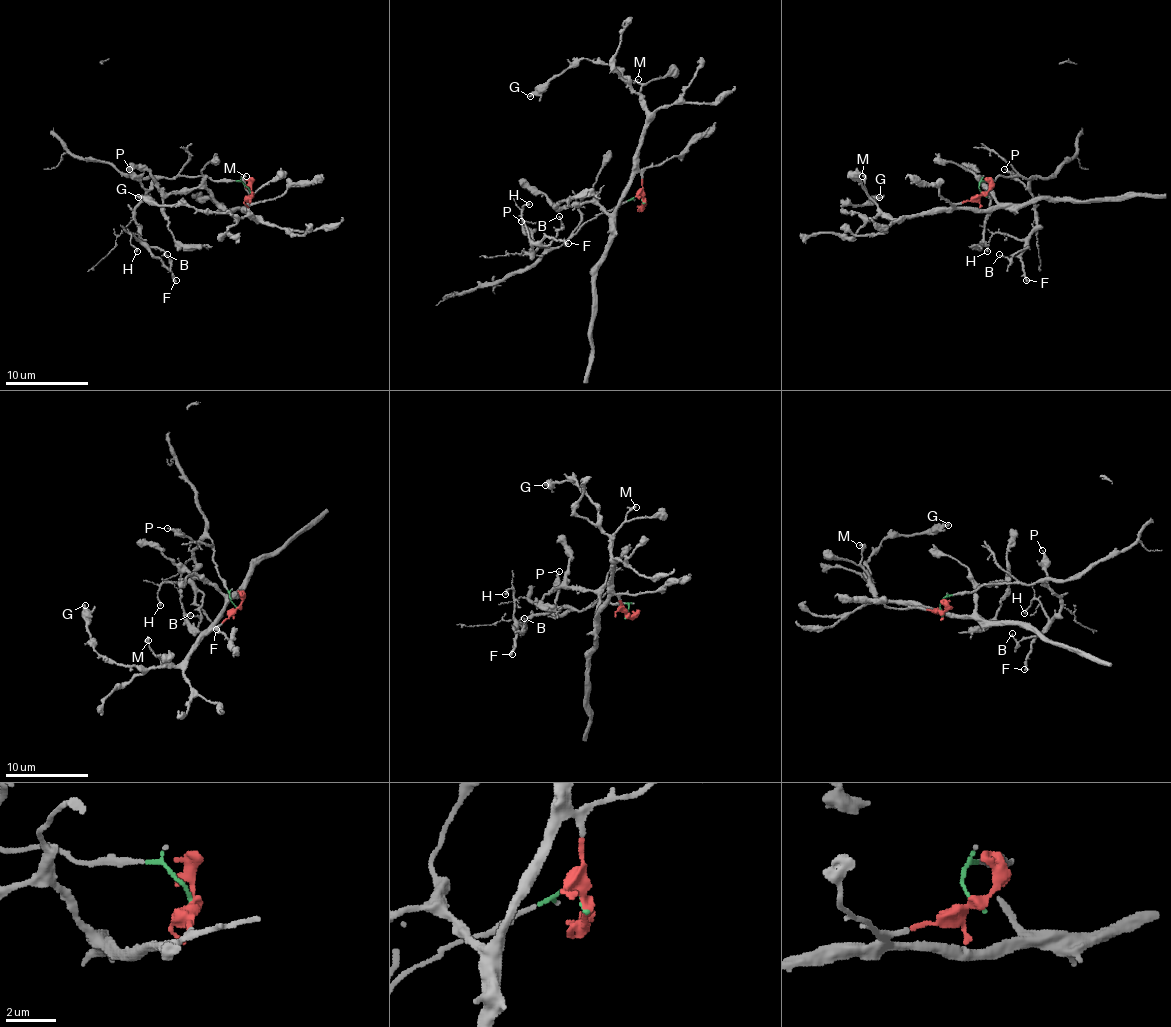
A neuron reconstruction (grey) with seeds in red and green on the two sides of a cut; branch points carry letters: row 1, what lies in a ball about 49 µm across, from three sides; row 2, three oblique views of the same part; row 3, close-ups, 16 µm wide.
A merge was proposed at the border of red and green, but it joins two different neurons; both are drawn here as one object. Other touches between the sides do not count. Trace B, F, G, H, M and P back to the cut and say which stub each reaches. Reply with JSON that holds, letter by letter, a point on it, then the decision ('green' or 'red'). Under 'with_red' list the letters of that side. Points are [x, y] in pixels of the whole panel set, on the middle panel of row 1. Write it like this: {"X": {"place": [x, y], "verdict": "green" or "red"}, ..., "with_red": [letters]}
{"B": {"place": [559, 216], "verdict": "green"}, "F": {"place": [568, 243], "verdict": "green"}, "G": {"place": [530, 96], "verdict": "red"}, "H": {"place": [529, 204], "verdict": "green"}, "M": {"place": [638, 79], "verdict": "red"}, "P": {"place": [521, 221], "verdict": "green"}, "with_red": ["G", "M"]}

